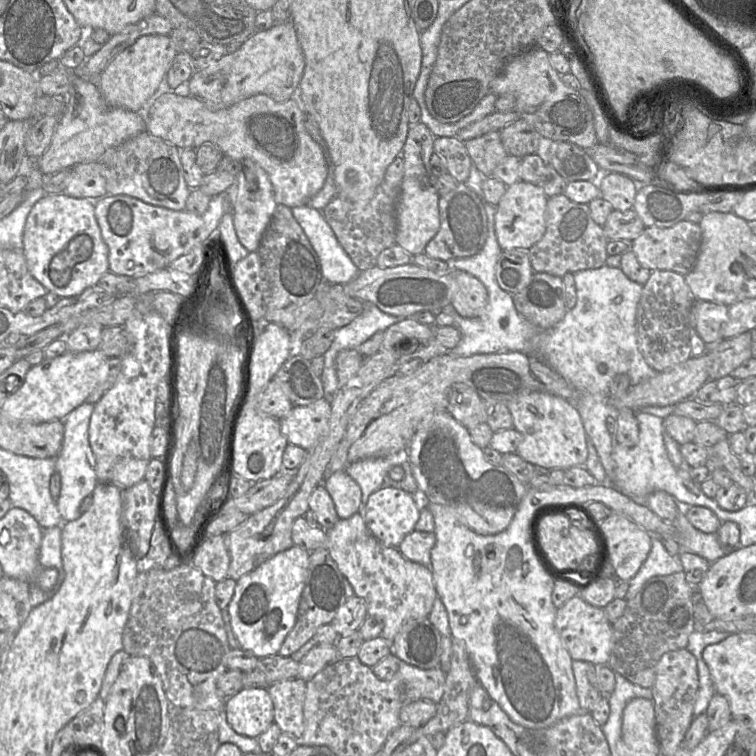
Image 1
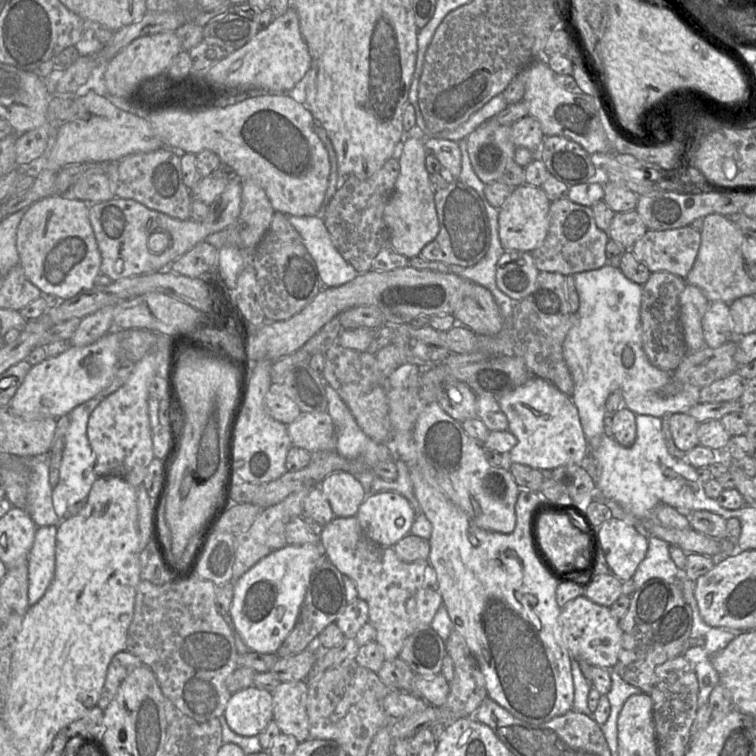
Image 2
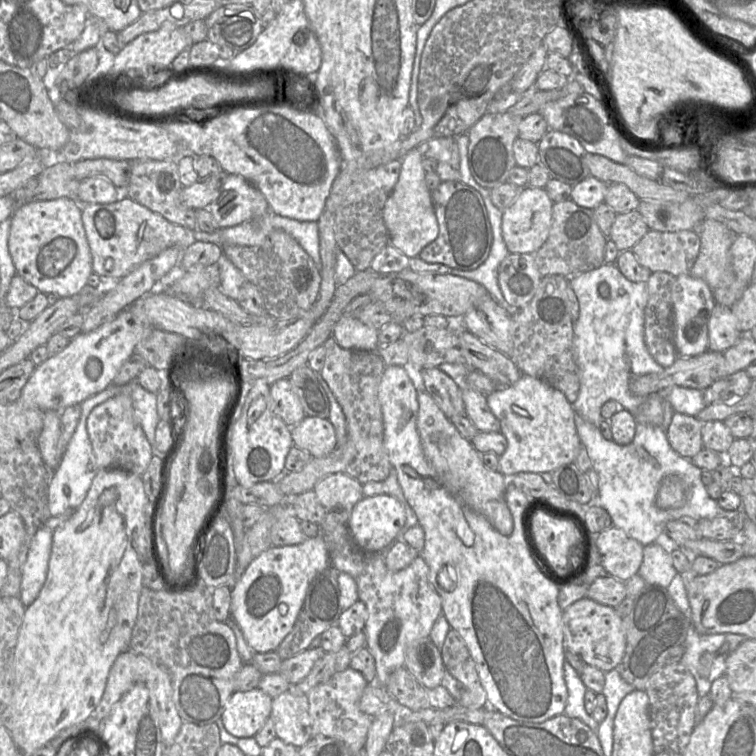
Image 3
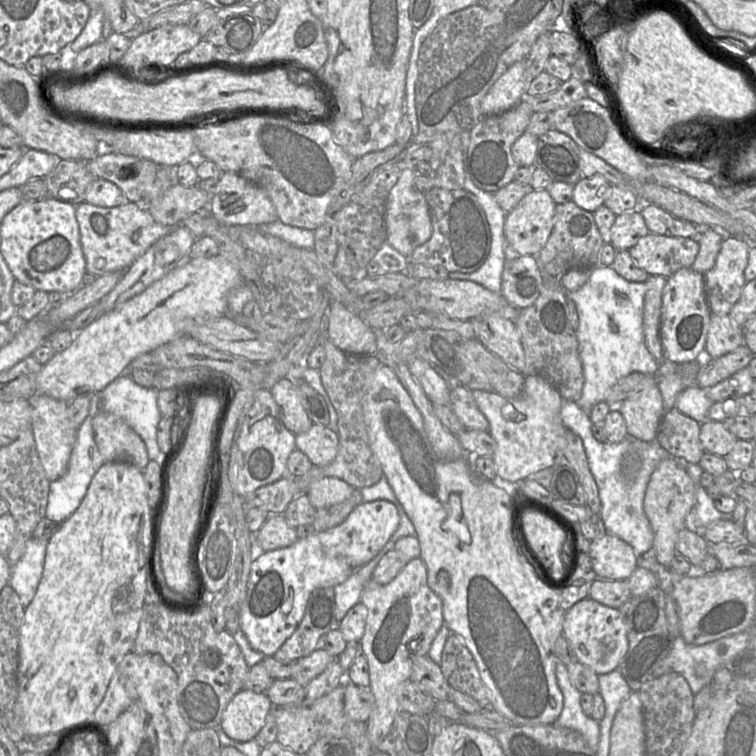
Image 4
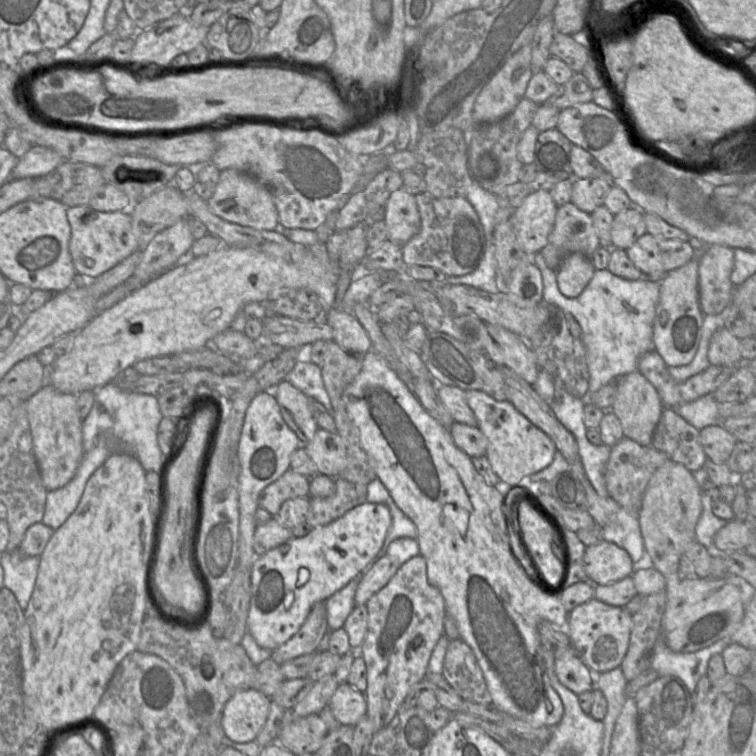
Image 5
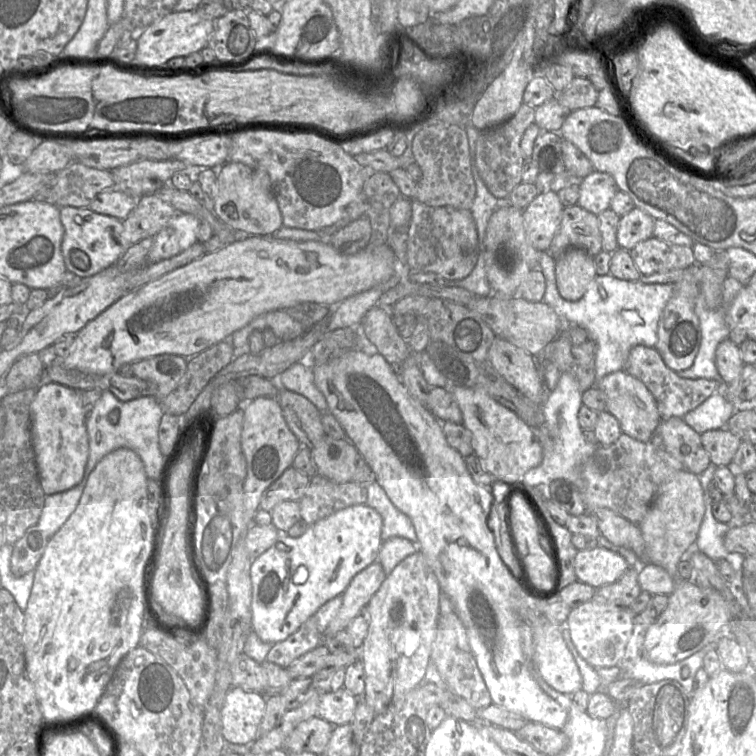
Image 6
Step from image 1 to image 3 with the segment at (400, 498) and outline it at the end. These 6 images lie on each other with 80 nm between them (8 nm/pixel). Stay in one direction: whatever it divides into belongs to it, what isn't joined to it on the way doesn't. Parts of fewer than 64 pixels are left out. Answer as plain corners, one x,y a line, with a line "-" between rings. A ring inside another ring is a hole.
381,494
363,497
350,511
347,527
354,544
367,553
382,553
403,534
406,513
394,497

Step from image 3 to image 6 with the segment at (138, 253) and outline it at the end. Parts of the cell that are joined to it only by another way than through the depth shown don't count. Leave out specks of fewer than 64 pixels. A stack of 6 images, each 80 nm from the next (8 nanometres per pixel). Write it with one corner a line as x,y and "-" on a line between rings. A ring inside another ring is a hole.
60,207
60,220
64,228
61,253
66,270
81,277
91,277
115,265
125,252
122,245
123,221
92,211
89,207

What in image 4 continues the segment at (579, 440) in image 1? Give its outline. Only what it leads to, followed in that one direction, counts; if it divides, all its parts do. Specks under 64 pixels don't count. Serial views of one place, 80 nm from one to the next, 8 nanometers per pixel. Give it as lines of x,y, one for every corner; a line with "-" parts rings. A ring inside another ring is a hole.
537,374
526,375
521,396
513,399
505,398
494,390
473,390
472,393
479,410
489,422
488,432
496,443
492,459
496,467
497,475
501,479
513,483
520,483
540,470
565,462
566,427
560,415
563,398
548,380

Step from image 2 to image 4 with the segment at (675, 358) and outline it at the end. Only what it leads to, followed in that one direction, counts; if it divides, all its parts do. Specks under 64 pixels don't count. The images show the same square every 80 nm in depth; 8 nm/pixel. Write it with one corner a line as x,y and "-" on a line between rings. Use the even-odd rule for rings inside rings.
650,275
646,280
644,297
643,333
647,350
653,358
661,362
664,360
660,339
662,294
666,284
663,276

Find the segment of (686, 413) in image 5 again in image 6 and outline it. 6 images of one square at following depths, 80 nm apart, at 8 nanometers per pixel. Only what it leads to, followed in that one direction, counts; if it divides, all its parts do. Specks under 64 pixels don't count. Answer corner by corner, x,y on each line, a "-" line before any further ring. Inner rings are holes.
714,392
703,403
682,418
700,435
708,430
725,428
735,413
735,406
721,392

